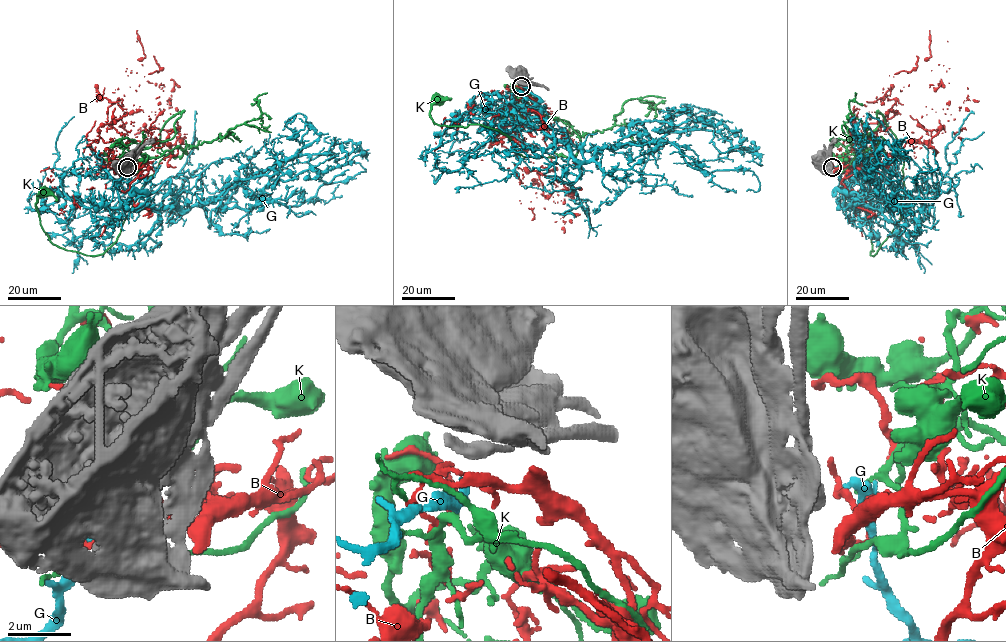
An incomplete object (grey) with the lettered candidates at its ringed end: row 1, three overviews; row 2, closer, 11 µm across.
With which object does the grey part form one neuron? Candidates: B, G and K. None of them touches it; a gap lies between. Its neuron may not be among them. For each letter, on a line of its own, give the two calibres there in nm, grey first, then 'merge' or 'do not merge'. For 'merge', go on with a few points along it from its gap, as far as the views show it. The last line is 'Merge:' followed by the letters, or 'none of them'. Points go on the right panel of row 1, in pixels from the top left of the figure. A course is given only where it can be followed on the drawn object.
B: 600 nm thick on the grey side, 130 nm on the other; do not merge
G: 600 nm thick on the grey side, 320 nm on the other; merge; it runs (834, 167), (865, 209), (884, 209), (894, 191), (896, 198), (875, 155), (893, 159), (896, 141), (909, 167)
K: 600 nm thick on the grey side, 120 nm on the other; do not merge
Merge: G

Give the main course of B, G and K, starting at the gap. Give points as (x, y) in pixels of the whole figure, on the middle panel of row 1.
B: (522, 88), (535, 98), (481, 126), (499, 120), (522, 183), (534, 171), (573, 187), (564, 222), (555, 203)
G: (521, 88), (513, 95), (516, 113), (576, 148), (648, 143), (672, 132), (707, 129), (746, 150), (674, 163)
K: (520, 89), (545, 116), (580, 136), (574, 155), (524, 157), (497, 130), (435, 124), (430, 107), (437, 101)

